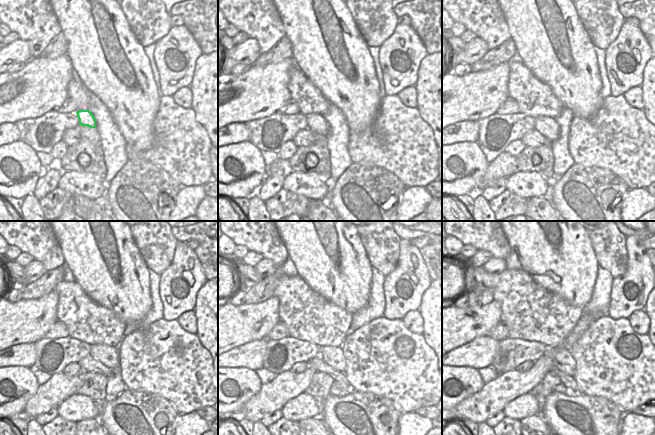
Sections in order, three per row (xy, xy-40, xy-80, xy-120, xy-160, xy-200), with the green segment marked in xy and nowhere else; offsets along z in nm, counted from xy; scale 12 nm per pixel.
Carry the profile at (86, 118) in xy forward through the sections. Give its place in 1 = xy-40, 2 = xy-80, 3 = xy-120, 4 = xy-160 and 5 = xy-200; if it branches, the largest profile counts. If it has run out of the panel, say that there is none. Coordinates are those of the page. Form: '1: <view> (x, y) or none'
1: xy-40 (316, 122)
2: xy-80 (547, 126)
3: xy-120 (109, 356)
4: xy-160 (333, 356)
5: xy-200 (562, 359)

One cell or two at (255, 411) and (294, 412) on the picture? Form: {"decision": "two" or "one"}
{"decision": "two"}

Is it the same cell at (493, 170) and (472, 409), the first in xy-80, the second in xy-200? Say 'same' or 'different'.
same

